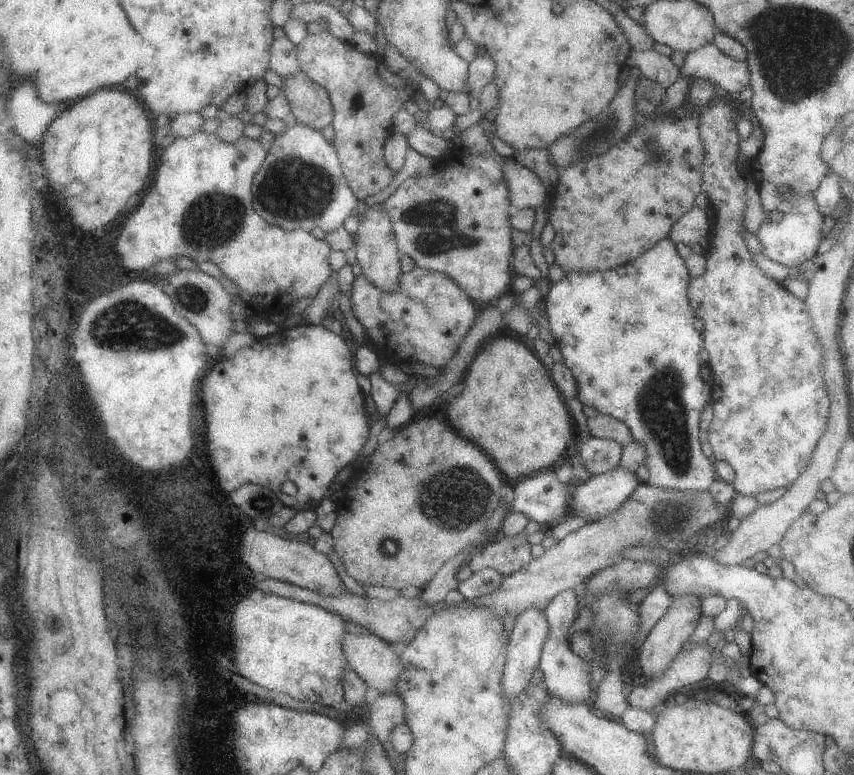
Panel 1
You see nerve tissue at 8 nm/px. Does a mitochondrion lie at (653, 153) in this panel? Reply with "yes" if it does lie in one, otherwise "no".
yes

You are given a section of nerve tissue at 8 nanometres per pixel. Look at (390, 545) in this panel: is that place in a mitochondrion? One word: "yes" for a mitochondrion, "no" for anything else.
yes

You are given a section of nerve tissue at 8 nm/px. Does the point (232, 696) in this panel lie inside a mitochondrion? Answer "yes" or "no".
no

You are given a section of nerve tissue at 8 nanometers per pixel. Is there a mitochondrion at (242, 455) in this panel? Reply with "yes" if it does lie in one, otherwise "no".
no

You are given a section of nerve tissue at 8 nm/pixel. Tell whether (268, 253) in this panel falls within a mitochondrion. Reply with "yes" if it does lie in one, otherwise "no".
no

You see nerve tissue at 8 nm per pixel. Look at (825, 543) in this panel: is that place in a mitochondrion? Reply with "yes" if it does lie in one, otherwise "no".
no

